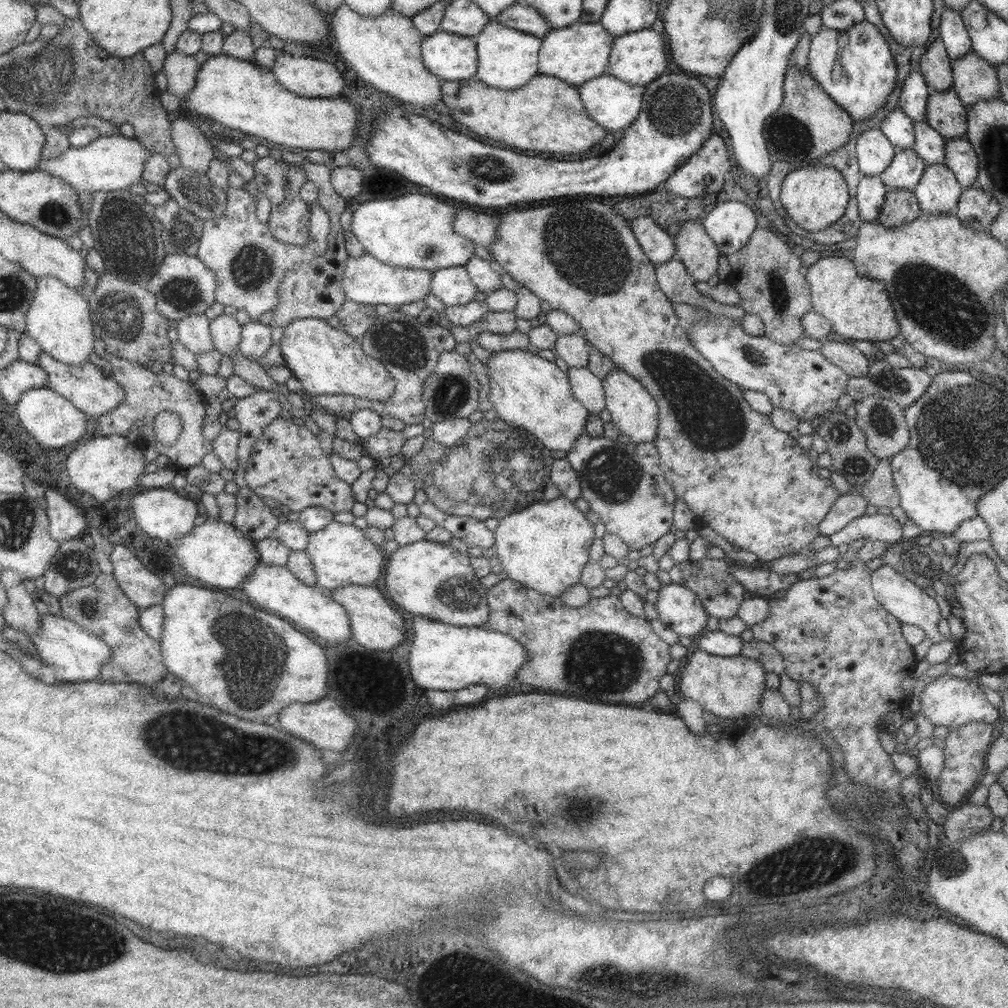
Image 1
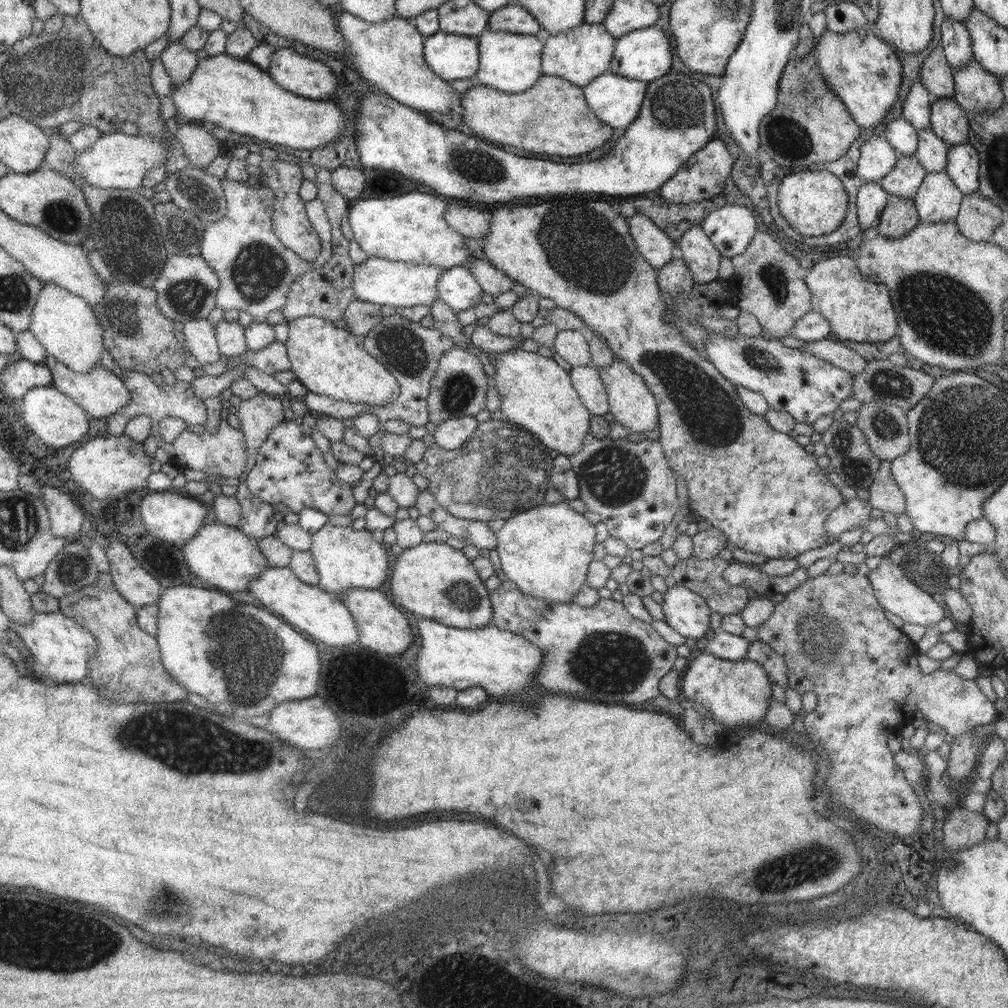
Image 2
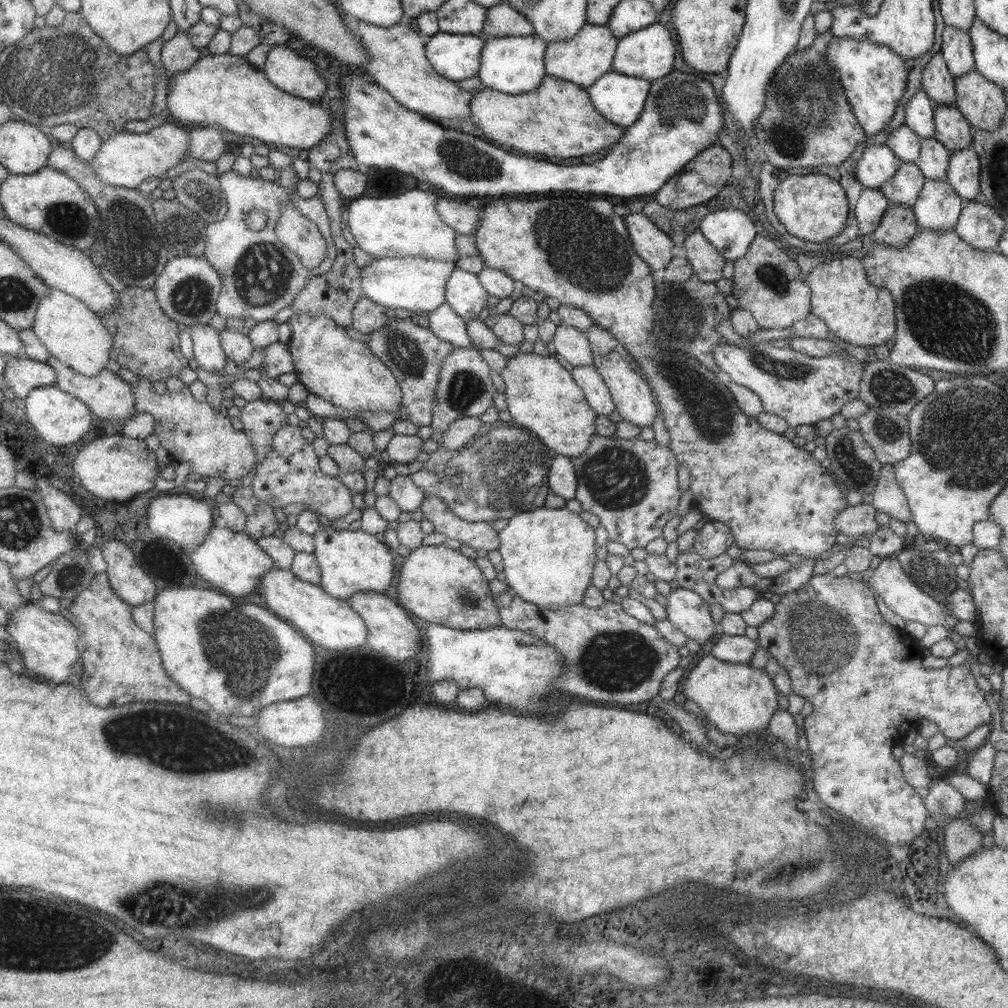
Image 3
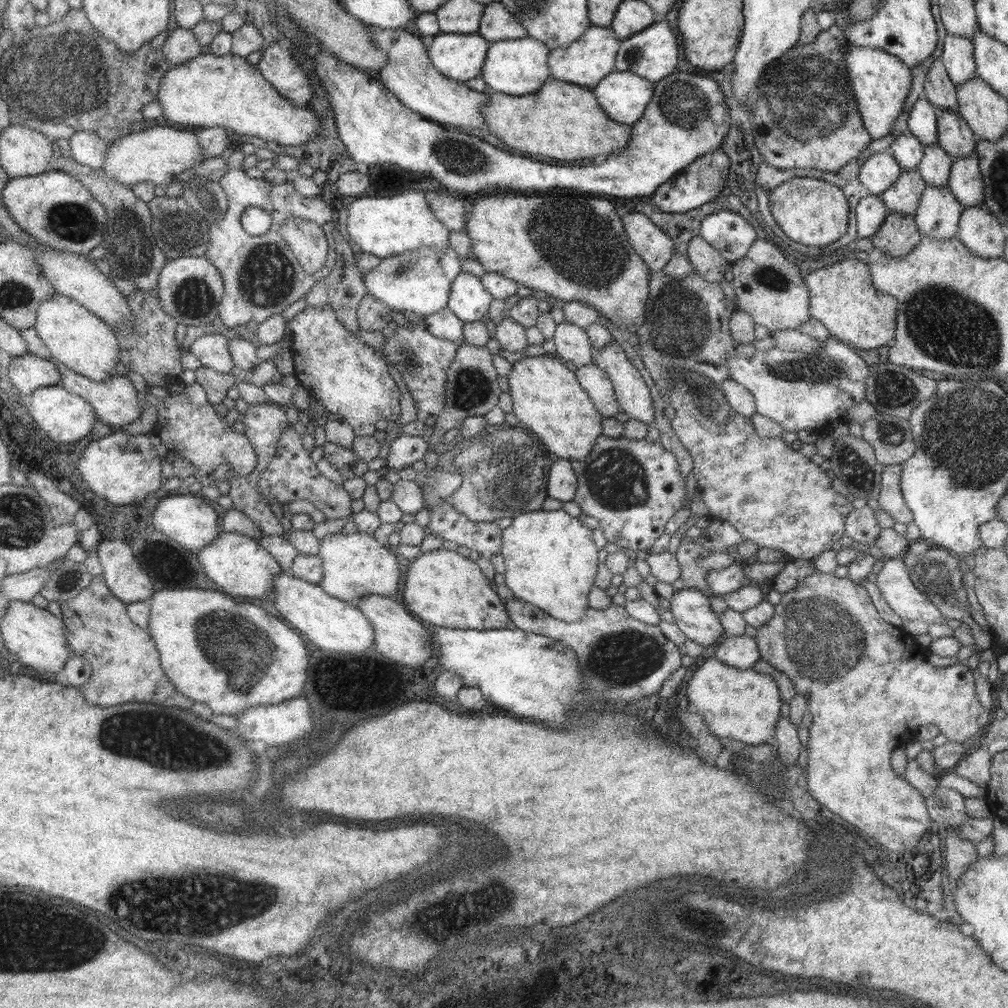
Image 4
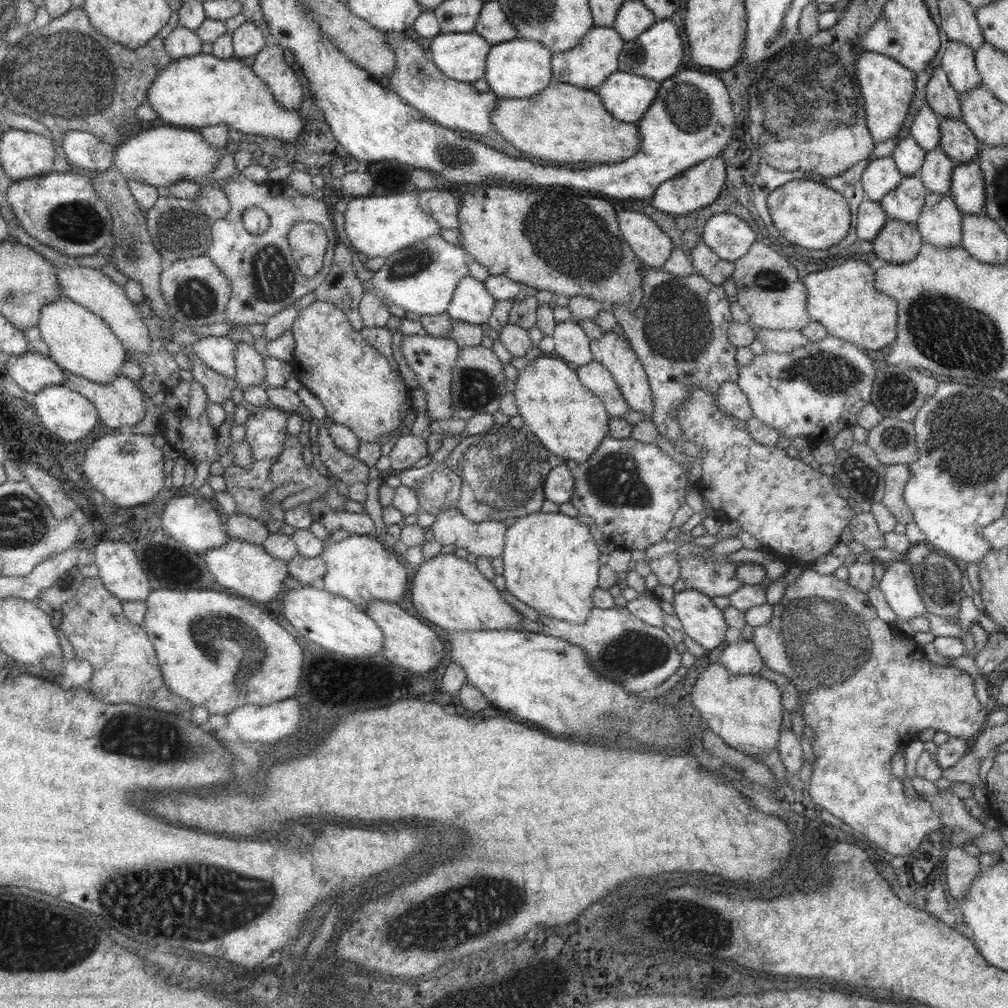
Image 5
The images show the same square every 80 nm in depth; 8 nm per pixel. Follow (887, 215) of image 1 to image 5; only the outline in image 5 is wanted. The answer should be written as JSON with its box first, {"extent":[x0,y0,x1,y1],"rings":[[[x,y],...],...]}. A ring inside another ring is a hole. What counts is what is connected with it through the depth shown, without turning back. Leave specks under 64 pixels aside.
{"extent":[872,219,923,264],"rings":[[[887,219],[872,244],[872,253],[880,260],[889,264],[901,264],[917,257],[923,241],[916,225]]]}

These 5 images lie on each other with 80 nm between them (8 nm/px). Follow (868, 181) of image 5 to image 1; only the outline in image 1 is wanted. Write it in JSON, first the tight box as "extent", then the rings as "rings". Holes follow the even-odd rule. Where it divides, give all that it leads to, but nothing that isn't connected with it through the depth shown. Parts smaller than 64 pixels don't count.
{"extent":[855,128,897,176],"rings":[[[868,128],[857,134],[855,150],[859,172],[864,176],[881,174],[897,151],[879,128]]]}

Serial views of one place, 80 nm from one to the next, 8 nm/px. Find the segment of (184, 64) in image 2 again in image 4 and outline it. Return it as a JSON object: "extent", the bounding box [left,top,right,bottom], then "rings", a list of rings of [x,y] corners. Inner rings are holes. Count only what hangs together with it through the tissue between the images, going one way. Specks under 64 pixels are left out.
{"extent":[162,27,200,66],"rings":[[[176,27],[171,31],[162,44],[162,55],[170,66],[181,64],[199,55],[200,44],[189,29]]]}

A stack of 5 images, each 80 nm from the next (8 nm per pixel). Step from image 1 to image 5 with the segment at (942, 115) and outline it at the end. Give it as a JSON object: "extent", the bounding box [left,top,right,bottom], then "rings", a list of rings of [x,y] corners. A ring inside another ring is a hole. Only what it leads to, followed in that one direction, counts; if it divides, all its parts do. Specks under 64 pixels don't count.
{"extent":[939,118,981,163],"rings":[[[940,118],[939,148],[955,163],[976,160],[981,144],[960,118]]]}

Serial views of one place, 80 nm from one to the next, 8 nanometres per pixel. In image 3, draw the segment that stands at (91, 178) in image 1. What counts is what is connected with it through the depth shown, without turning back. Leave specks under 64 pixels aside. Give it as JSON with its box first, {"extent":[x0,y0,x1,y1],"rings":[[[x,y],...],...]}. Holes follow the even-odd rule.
{"extent":[87,122,190,189],"rings":[[[165,122],[145,133],[124,130],[103,140],[97,154],[87,164],[106,185],[136,189],[142,180],[153,176],[160,180],[167,170],[179,165],[180,160],[190,154],[189,143],[188,132],[171,122]]]}

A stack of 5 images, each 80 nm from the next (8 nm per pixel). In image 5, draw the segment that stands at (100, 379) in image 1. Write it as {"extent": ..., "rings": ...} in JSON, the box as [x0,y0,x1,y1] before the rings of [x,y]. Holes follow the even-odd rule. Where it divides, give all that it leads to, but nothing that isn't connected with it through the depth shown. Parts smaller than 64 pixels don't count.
{"extent":[65,373,145,430],"rings":[[[67,373],[65,386],[71,390],[82,394],[87,400],[90,400],[97,409],[98,419],[100,422],[109,428],[121,428],[128,430],[134,424],[141,422],[145,414],[145,403],[143,403],[143,396],[141,396],[140,388],[133,383],[133,380],[119,375],[116,376],[111,382],[107,384],[97,384],[87,380],[83,377],[75,376],[74,374]]]}

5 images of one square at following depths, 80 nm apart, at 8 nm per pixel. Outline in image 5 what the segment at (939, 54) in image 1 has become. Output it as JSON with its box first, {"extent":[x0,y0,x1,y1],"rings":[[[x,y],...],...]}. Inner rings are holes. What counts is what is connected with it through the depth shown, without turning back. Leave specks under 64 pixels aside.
{"extent":[926,66,961,118],"rings":[[[940,66],[934,70],[926,84],[926,104],[939,118],[961,116],[960,96],[951,88]]]}

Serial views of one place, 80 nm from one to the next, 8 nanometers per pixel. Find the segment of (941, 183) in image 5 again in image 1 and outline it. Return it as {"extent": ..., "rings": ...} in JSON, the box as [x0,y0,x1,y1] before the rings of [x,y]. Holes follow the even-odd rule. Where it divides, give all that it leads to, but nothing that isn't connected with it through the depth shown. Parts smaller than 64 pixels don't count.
{"extent":[913,120,945,164],"rings":[[[925,120],[913,121],[914,148],[917,156],[926,164],[939,164],[944,160],[945,141]]]}

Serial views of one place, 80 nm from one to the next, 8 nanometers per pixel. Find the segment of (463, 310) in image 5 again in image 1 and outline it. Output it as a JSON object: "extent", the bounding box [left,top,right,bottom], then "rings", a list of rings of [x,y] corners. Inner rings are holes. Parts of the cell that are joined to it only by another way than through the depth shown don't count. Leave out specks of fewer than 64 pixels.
{"extent":[429,266,477,306],"rings":[[[456,266],[431,272],[429,292],[444,306],[459,306],[471,302],[477,290],[469,282],[465,267]]]}

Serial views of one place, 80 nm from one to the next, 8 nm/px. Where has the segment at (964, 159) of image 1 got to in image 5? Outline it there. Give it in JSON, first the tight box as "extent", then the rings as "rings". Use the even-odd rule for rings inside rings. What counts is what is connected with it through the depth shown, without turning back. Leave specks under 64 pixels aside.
{"extent":[949,160,986,216],"rings":[[[976,160],[954,165],[949,195],[962,216],[983,212],[986,203],[984,190],[984,178]]]}

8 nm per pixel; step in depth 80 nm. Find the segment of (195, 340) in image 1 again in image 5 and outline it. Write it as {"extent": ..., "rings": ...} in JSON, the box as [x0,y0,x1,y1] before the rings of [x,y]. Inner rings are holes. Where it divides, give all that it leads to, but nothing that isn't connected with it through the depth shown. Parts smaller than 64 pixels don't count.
{"extent":[189,335,236,378],"rings":[[[206,335],[195,343],[189,344],[191,352],[202,364],[227,378],[232,378],[236,371],[233,358],[235,346],[236,343],[226,335],[220,337]]]}

